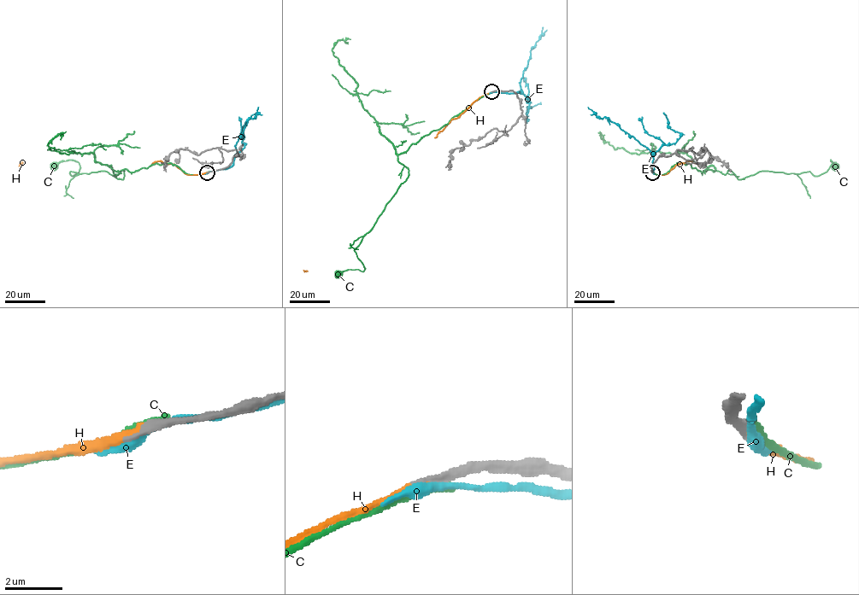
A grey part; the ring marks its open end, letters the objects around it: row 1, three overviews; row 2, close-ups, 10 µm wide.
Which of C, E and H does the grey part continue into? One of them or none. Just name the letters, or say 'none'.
H

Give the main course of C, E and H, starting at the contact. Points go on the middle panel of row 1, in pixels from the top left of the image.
C: (493, 91), (397, 155), (408, 175), (354, 250), (365, 269), (347, 269), (338, 274)
E: (492, 91), (513, 93), (521, 90), (520, 81), (543, 26)
H: (492, 91), (479, 97), (453, 119), (308, 271), (303, 270)

